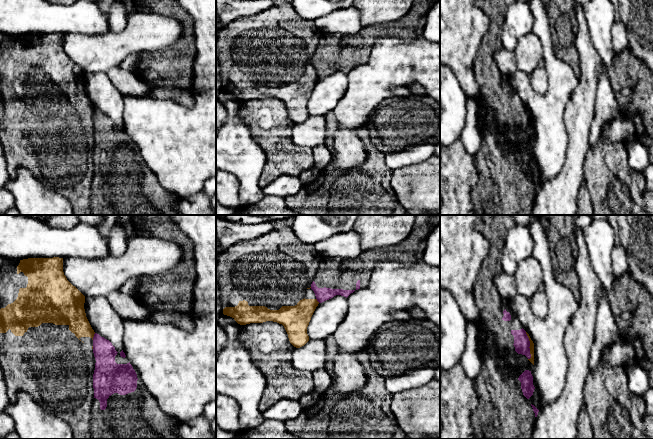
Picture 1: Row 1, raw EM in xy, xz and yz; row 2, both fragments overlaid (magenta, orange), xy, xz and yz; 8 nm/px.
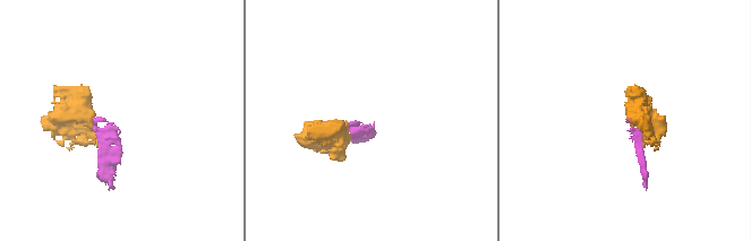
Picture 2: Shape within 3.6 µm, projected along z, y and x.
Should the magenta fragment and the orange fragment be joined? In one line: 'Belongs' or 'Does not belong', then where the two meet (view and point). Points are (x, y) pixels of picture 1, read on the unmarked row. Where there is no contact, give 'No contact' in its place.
Does not belong. Touches magenta at yz (529, 122)

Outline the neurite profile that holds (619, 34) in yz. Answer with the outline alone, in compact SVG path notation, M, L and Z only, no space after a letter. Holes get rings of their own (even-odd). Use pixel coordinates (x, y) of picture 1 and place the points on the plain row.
M622 21L615 22L611 29L613 51L619 54L628 48L626 26Z

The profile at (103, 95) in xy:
M106 73L85 74L86 93L95 109L109 116L120 129L123 126L123 95L115 88Z

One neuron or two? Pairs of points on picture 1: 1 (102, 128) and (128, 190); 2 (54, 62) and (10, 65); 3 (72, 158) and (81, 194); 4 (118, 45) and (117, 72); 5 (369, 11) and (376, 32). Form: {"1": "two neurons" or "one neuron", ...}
{"1": "one neuron", "2": "one neuron", "3": "one neuron", "4": "two neurons", "5": "two neurons"}

